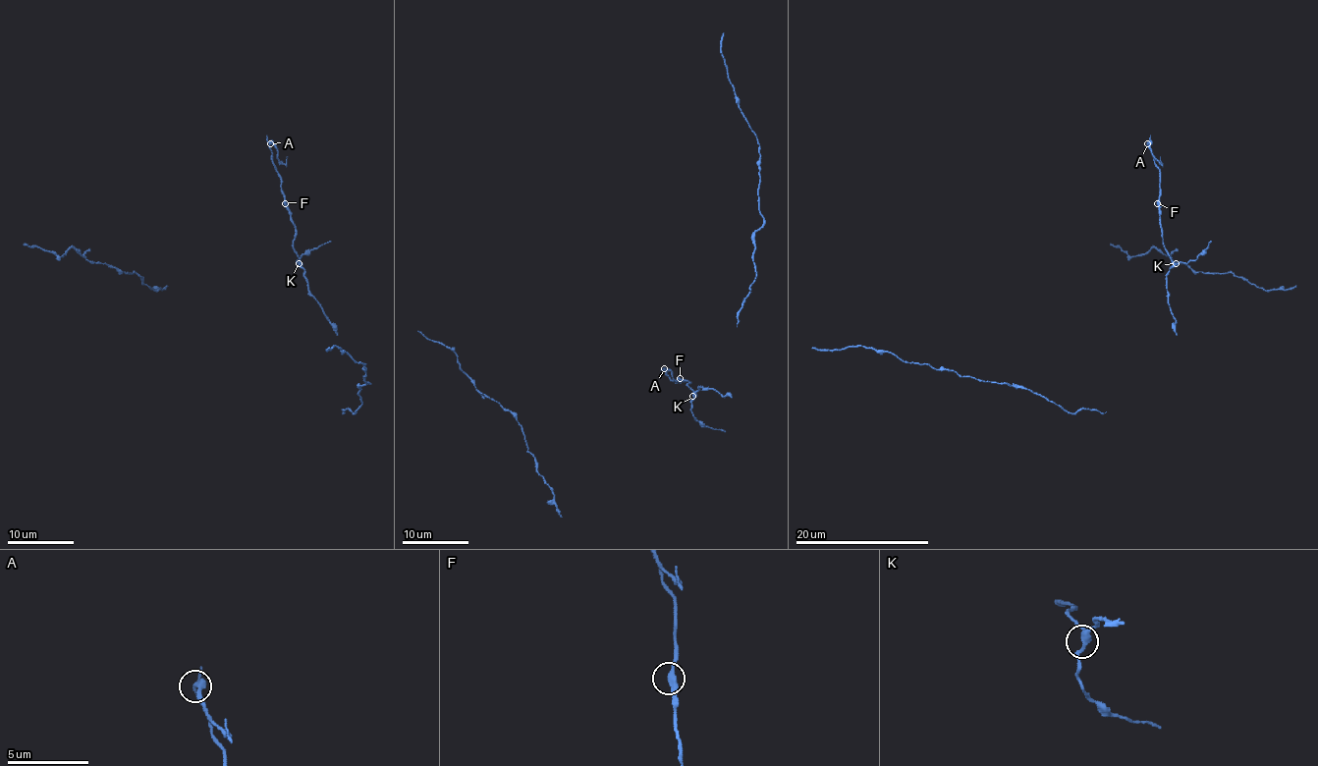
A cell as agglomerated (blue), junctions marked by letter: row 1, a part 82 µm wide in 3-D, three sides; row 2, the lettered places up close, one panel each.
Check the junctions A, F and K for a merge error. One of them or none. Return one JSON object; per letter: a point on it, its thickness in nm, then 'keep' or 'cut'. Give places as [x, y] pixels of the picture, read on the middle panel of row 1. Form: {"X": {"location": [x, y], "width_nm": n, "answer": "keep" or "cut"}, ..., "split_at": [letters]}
{"A": {"location": [664, 368], "width_nm": 280, "answer": "cut"}, "F": {"location": [680, 378], "width_nm": 320, "answer": "keep"}, "K": {"location": [692, 396], "width_nm": 300, "answer": "keep"}, "split_at": ["A"]}

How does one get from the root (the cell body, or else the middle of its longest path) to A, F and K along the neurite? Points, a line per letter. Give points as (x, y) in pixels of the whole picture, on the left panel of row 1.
A: (322, 311), (299, 264), (294, 247), (296, 228), (280, 187), (280, 175), (272, 161), (270, 143)
F: (322, 311), (299, 264), (294, 247), (296, 228), (285, 203)
K: (322, 311), (308, 290), (308, 281), (299, 263)

